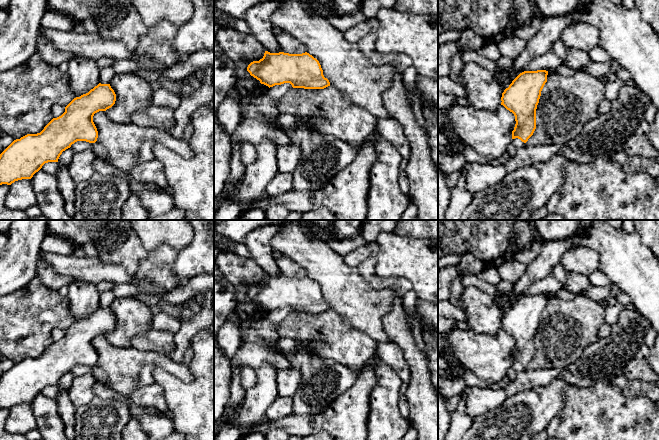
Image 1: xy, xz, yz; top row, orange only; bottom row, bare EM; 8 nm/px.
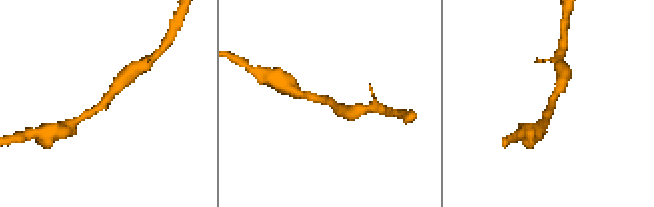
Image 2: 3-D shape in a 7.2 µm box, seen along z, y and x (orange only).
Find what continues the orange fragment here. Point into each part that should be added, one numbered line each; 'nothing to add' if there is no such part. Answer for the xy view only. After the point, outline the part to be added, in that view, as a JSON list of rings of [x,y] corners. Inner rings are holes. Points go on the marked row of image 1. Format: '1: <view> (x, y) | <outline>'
nothing to add

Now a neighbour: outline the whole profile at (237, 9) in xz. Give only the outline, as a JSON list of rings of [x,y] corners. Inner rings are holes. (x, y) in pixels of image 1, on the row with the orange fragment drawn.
[[[214,0],[214,7],[236,19],[243,19],[246,12],[259,3],[282,0]]]

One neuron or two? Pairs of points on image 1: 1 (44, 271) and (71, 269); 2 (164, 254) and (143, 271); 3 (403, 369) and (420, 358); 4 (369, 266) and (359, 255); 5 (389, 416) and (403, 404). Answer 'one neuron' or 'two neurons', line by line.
1: two neurons
2: one neuron
3: two neurons
4: two neurons
5: two neurons

